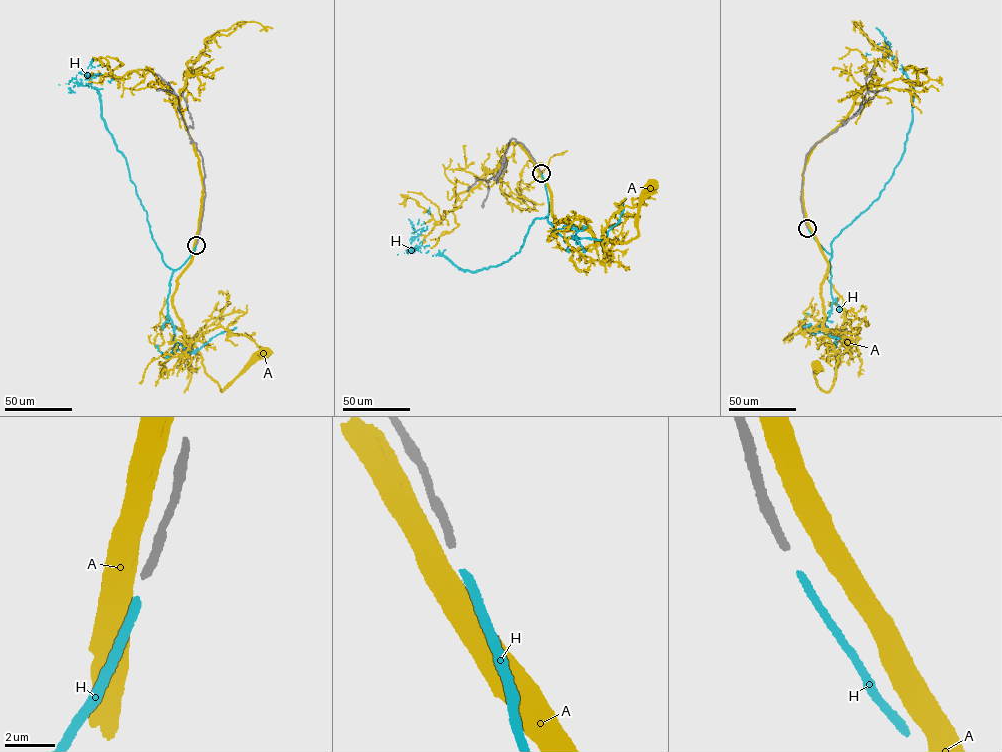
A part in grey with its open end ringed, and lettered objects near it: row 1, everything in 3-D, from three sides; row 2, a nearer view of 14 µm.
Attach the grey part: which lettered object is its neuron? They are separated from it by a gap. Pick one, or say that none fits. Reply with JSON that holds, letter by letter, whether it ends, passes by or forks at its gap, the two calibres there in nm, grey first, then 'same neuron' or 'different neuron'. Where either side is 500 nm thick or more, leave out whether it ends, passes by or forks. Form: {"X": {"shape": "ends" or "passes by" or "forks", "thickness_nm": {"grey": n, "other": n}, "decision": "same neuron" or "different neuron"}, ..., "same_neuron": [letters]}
{"A": {"thickness_nm": {"grey": 320, "other": 750}, "decision": "different neuron"}, "H": {"shape": "ends", "thickness_nm": {"grey": 320, "other": 300}, "decision": "same neuron"}, "same_neuron": ["H"]}

